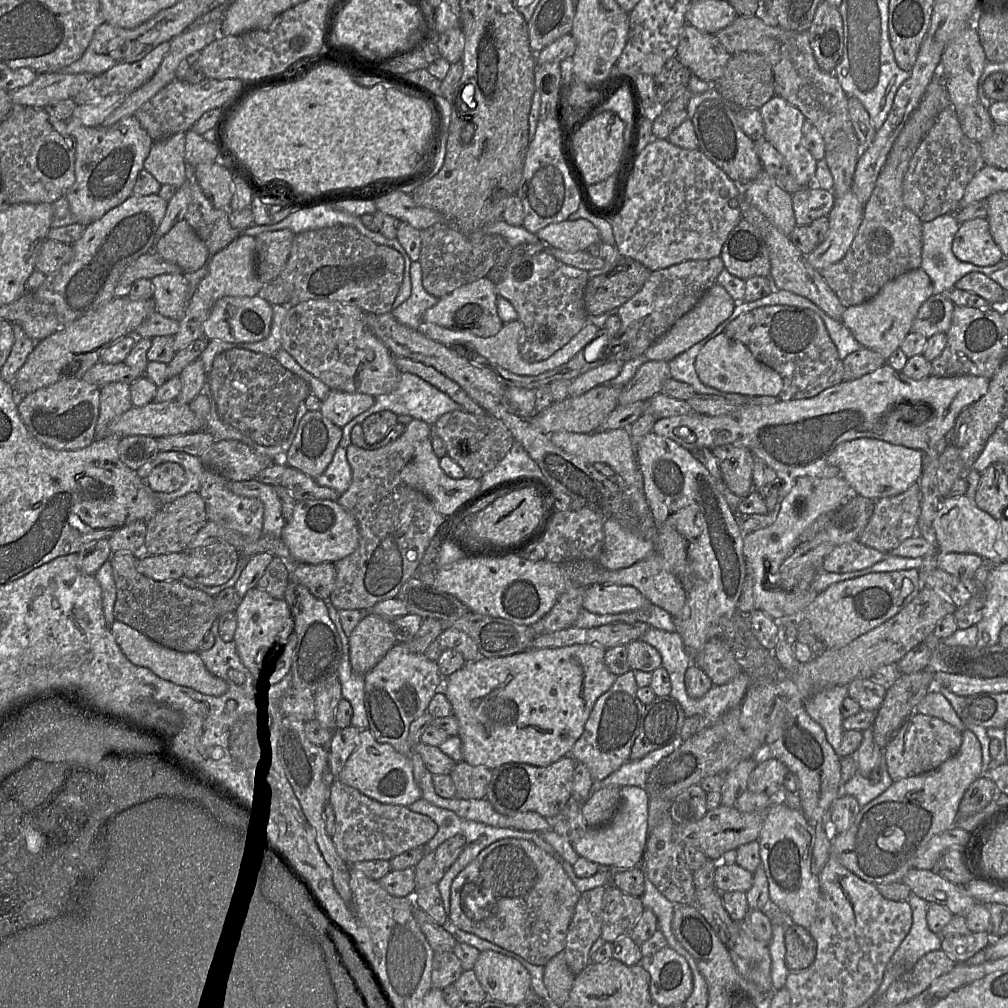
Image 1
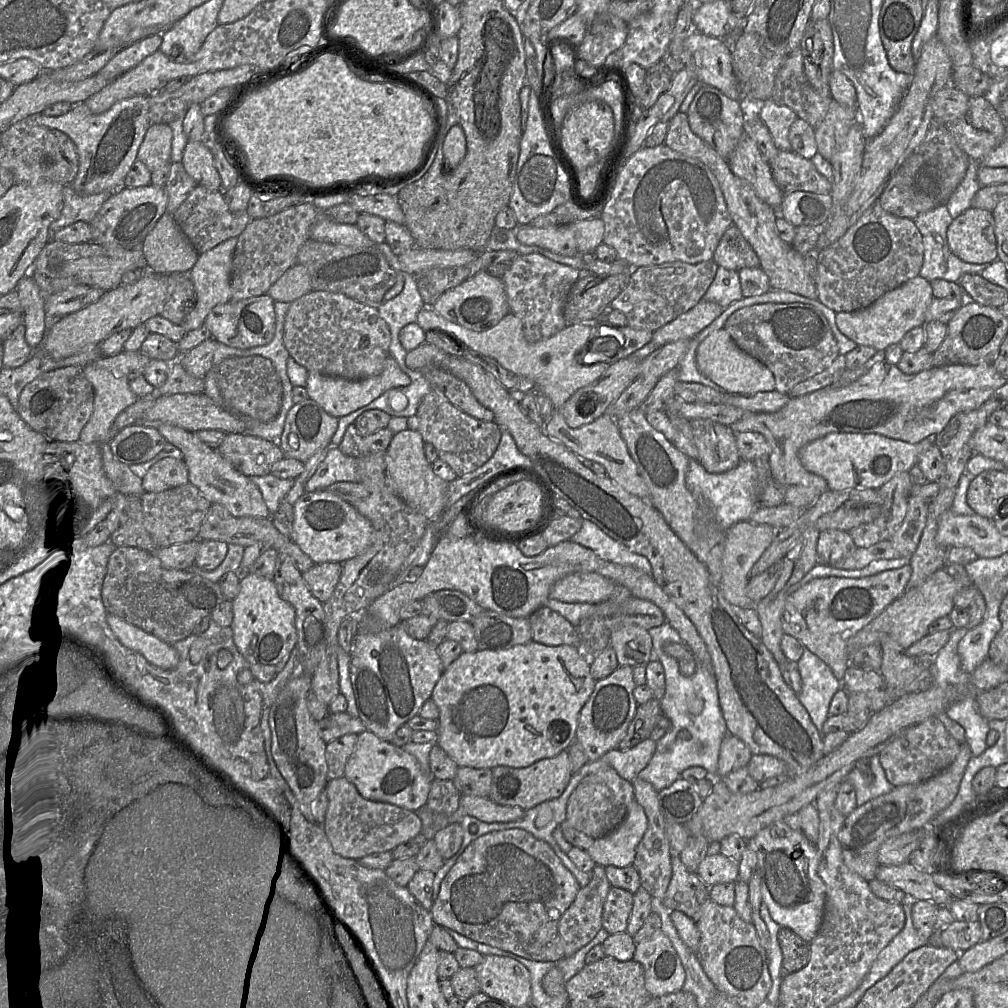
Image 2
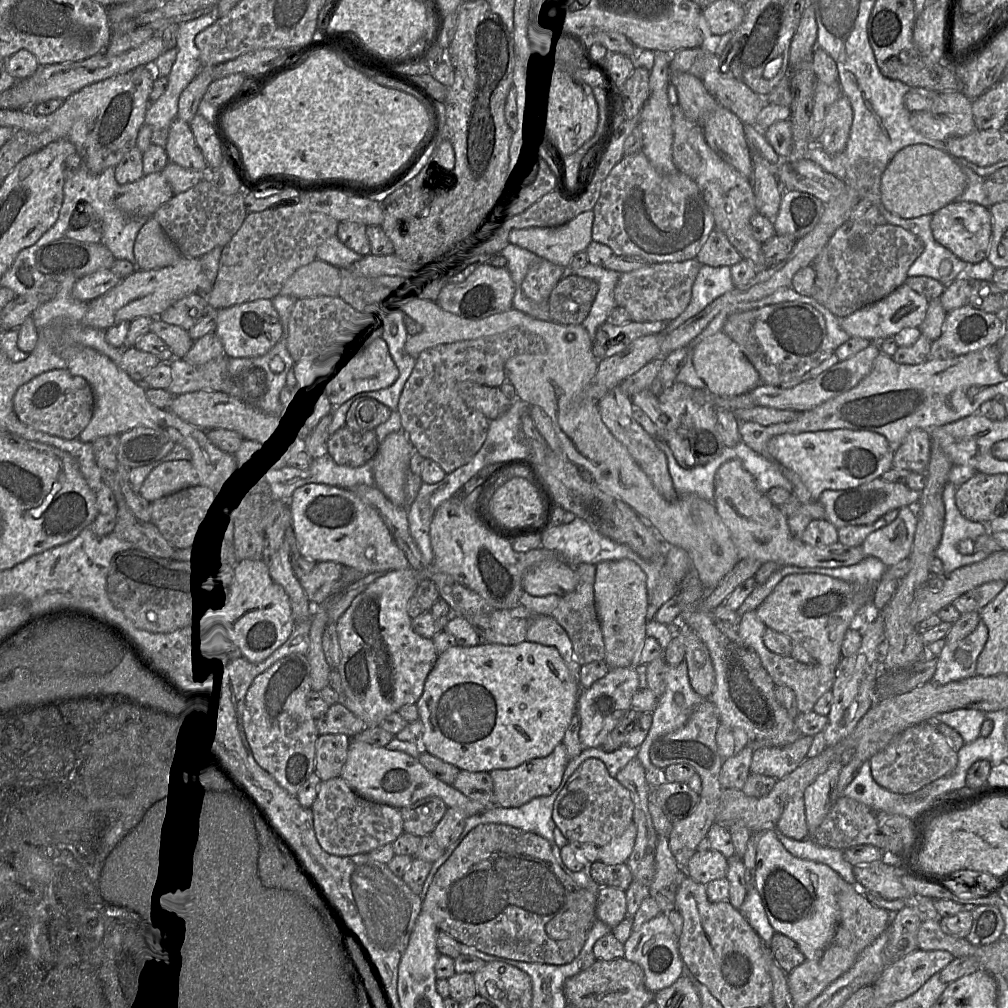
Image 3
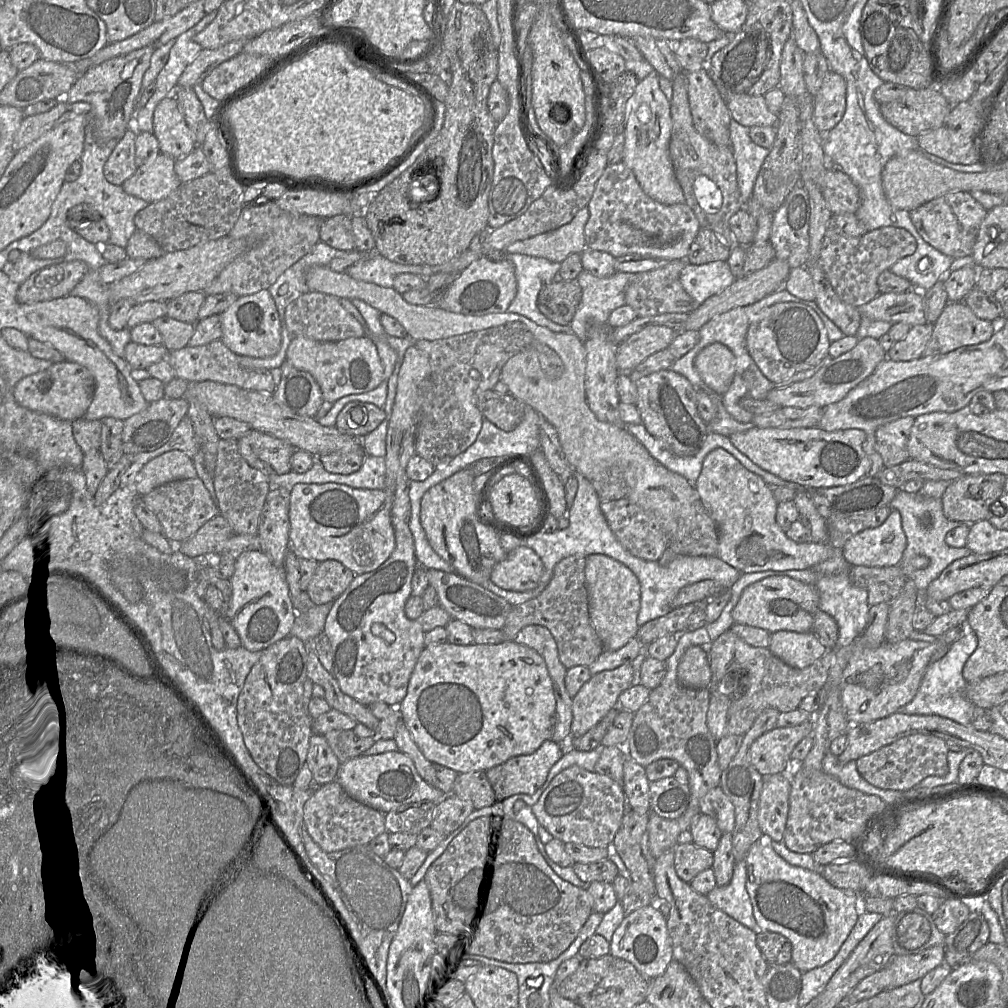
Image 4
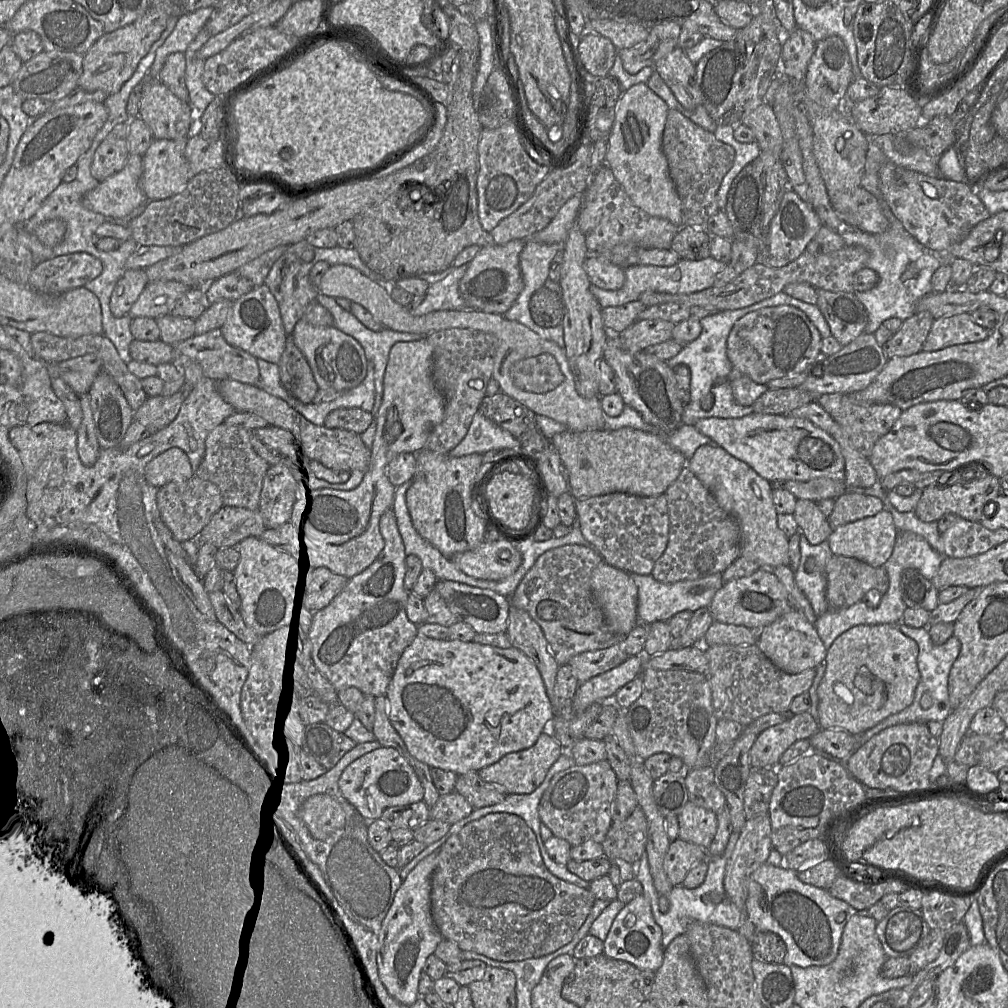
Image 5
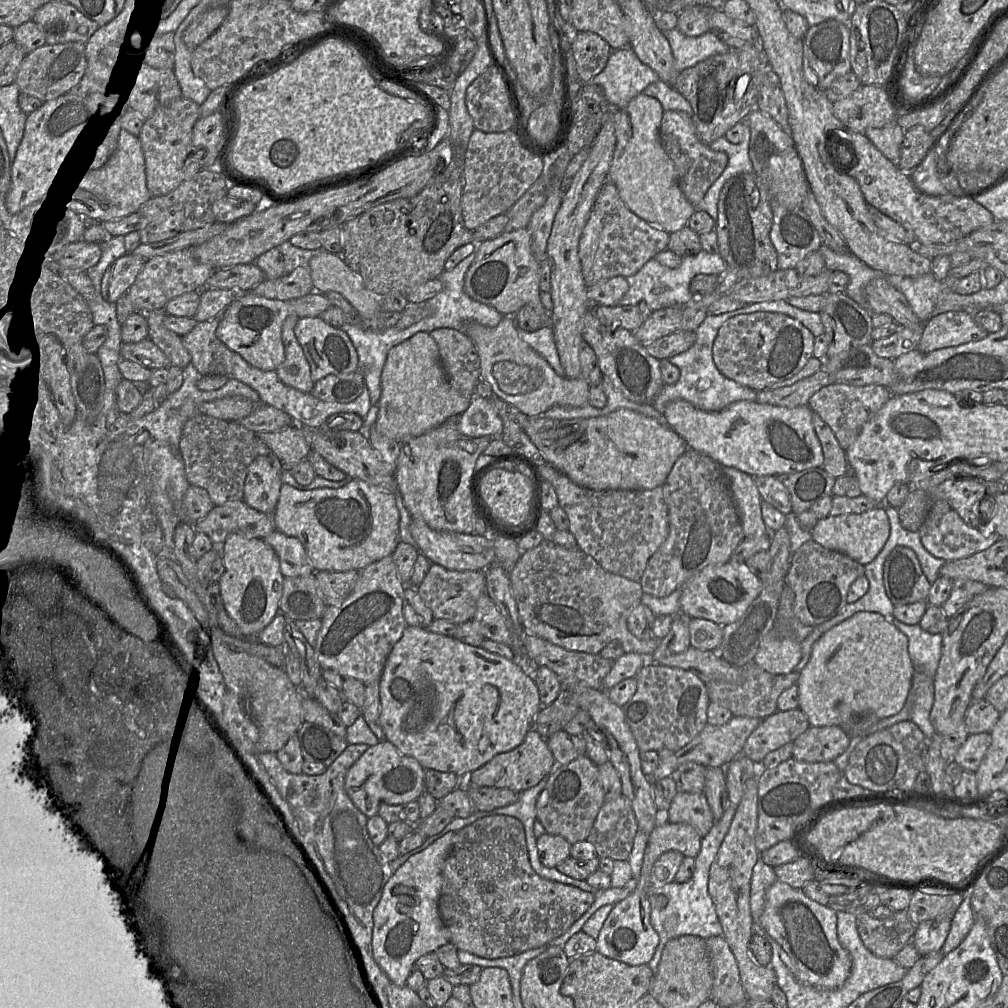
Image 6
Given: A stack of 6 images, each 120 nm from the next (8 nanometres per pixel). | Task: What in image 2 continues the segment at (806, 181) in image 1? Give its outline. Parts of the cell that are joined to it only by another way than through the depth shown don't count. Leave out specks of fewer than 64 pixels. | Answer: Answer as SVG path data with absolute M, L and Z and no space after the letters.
M771 99L756 105L754 111L769 130L776 148L791 151L788 134L791 124L798 118L796 113L787 106L778 105Z

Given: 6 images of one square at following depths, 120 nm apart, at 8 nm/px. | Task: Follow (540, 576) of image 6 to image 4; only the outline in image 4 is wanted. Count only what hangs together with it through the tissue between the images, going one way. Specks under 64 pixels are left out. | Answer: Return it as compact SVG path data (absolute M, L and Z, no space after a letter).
M572 555L559 561L552 577L541 594L522 604L513 605L501 629L505 640L513 641L518 632L528 625L542 625L553 635L561 663L567 668L589 666L604 651L589 616L588 593L585 579L586 559Z

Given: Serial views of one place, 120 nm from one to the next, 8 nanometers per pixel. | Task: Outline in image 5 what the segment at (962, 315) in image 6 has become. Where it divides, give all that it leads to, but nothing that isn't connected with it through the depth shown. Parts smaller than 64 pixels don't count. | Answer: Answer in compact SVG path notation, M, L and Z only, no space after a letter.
M970 313L942 316L933 320L922 350L938 351L950 346L986 339L990 331L976 324Z

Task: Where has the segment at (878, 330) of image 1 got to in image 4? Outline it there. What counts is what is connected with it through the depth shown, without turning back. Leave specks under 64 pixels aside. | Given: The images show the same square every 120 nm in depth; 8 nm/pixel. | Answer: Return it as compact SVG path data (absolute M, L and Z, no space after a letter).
M920 291L879 294L858 307L861 317L892 324L902 322L910 326L926 324L924 298Z

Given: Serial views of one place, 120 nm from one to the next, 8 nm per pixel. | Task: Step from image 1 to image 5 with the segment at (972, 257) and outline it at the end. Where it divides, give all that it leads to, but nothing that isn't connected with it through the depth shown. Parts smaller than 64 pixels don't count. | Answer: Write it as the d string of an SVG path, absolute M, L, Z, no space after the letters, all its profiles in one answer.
M888 160L878 172L879 189L882 200L888 205L894 216L901 221L904 228L923 246L935 251L947 251L952 245L963 241L979 222L991 214L966 182L956 182L943 177L930 177L916 171L905 169Z

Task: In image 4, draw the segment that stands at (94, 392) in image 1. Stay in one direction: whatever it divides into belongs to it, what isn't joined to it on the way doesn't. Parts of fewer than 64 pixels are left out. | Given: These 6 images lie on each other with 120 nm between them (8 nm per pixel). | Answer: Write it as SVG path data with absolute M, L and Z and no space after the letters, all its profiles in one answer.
M63 361L20 380L14 388L13 396L22 407L73 422L84 417L94 391L95 381L87 368L75 362Z

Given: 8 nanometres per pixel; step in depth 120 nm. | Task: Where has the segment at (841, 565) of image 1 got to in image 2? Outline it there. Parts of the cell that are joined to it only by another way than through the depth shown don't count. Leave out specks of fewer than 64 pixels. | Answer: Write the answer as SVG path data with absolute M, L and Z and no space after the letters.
M825 530L819 532L817 558L824 565L829 565L853 552L857 546L848 532Z

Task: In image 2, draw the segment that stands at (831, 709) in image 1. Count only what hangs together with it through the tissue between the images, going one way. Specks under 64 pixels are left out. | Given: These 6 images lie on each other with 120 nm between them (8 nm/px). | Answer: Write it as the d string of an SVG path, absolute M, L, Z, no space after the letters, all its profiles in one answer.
M805 647L797 667L802 683L798 694L799 702L821 733L823 724L829 716L831 699L842 687L842 682L834 676L823 660Z

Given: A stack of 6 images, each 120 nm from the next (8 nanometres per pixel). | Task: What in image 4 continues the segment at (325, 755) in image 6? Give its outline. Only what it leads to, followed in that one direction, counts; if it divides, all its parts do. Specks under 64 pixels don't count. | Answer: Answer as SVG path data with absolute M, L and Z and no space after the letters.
M331 730L323 735L340 763L363 755L376 741L377 737L359 737L353 730Z

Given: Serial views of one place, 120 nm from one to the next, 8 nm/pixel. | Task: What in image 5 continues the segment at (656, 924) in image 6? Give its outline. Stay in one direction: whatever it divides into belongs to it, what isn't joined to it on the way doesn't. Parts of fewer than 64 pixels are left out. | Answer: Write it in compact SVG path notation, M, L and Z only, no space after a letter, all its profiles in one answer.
M724 857L707 859L707 874L704 882L697 888L687 889L683 886L674 886L665 895L669 900L669 910L662 913L658 908L652 908L655 922L662 930L662 944L664 949L678 935L684 934L692 922L703 922L737 930L741 921L740 910L728 899L724 889L724 876L727 859Z

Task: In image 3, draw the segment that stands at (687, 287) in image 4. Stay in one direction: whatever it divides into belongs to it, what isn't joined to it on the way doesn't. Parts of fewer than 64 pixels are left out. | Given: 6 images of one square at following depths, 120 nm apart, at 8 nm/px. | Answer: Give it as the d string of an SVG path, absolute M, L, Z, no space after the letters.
M702 265L692 286L690 303L678 317L668 322L667 333L694 317L708 304L734 287L729 266Z

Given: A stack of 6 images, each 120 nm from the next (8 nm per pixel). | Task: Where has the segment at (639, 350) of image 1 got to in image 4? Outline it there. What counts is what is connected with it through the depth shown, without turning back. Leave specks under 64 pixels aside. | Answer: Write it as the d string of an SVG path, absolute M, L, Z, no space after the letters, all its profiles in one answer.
M673 260L655 270L632 273L634 276L625 288L626 305L631 306L638 317L665 313L689 314L699 305L686 293L680 282L680 274L686 264L686 260Z

